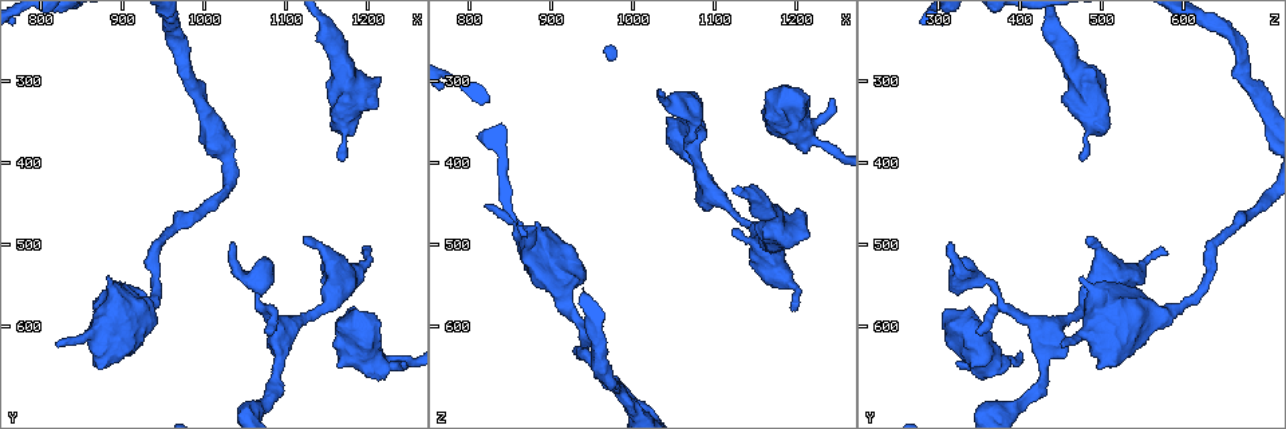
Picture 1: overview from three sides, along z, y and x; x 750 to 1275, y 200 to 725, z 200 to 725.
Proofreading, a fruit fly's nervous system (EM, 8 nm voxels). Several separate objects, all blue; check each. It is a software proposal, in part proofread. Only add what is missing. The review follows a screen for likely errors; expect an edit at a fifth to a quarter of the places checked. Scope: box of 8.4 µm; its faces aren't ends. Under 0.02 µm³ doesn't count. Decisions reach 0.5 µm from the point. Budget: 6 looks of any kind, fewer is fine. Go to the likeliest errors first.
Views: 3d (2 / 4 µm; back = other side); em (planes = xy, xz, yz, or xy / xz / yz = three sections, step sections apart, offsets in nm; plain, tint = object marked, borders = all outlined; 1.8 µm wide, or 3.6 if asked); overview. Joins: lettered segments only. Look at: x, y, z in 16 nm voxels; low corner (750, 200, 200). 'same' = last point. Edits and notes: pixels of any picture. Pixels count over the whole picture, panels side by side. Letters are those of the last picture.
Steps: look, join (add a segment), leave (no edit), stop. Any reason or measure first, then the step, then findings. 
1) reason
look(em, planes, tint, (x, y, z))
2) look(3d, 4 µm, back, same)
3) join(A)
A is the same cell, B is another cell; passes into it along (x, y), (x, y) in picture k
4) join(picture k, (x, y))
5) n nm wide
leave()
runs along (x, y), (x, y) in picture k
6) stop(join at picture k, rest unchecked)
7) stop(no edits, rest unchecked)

free end
look(3d, 2 µm, (1035, 500, 310))

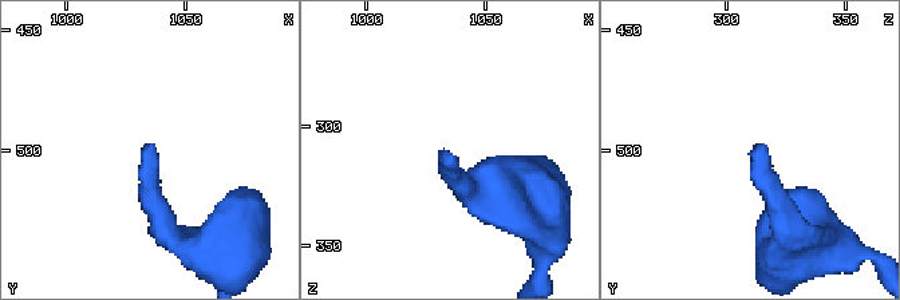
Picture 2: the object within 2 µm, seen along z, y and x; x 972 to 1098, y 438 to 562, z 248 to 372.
need the tissue
look(em, planes, borders, (1033, 498, 313))

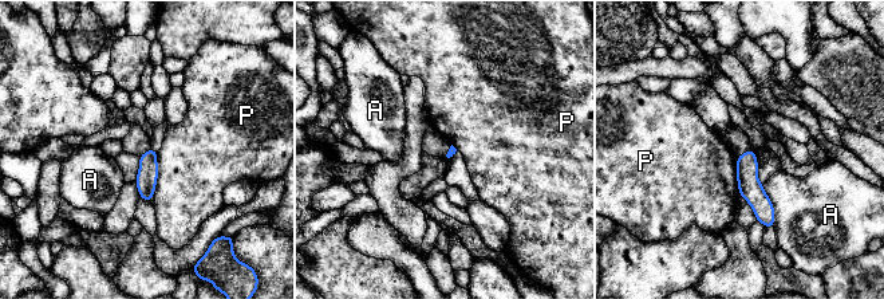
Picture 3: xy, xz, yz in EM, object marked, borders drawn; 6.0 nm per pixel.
leave()
A and P are other cells; runs along (750, 153), (749, 187), (770, 223) in picture 3; no lettered segment goes on from it

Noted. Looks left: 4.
tapers out
look(3d, 2 µm, (1175, 400, 475))

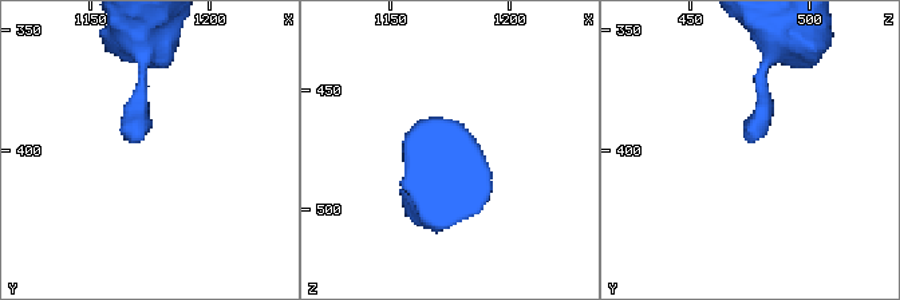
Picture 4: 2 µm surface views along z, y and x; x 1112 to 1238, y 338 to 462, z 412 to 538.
need the tissue
look(em, 3.6 µm, xy, step 16, tint, (1172, 397, 475))

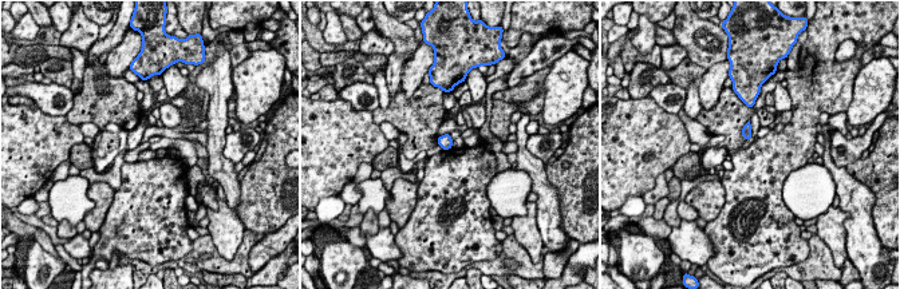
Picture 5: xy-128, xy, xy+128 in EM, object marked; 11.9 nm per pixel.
look(em, 3.6 µm, planes, borders, same)

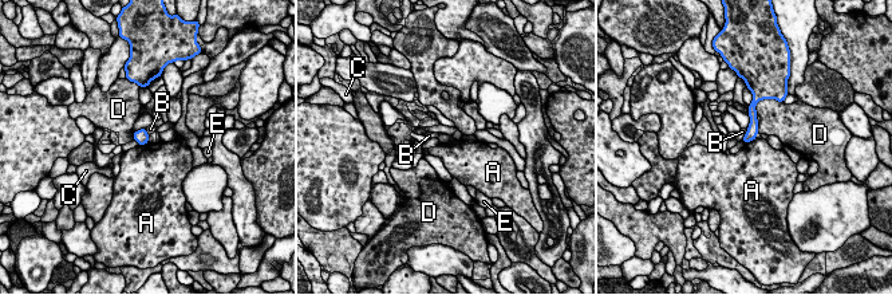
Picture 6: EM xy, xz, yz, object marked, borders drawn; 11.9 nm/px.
E touches over 190 nm
leave()
A, B, C, D and E are other cells; border along (756, 137), (745, 144) in picture 6; no lettered segment goes on from it

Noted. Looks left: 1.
stop(no edits, rest unchecked)

